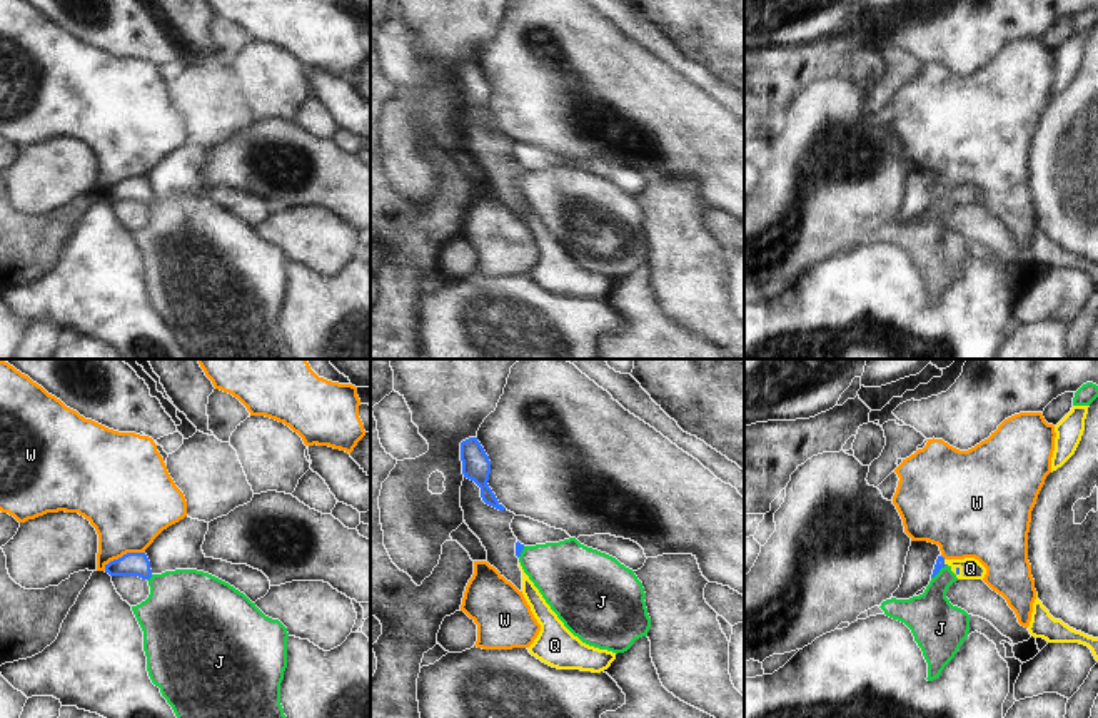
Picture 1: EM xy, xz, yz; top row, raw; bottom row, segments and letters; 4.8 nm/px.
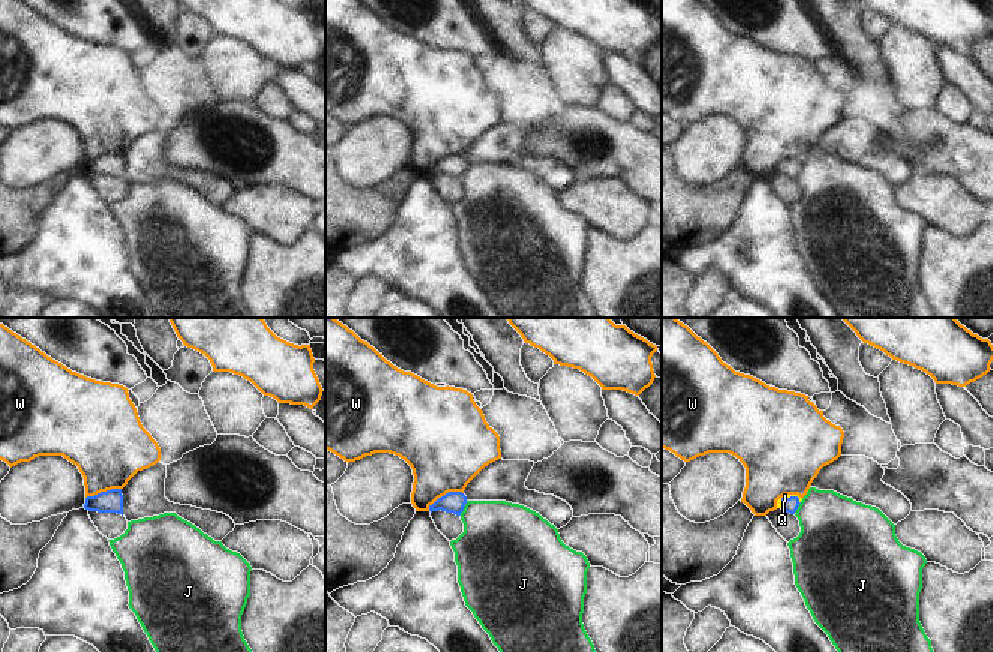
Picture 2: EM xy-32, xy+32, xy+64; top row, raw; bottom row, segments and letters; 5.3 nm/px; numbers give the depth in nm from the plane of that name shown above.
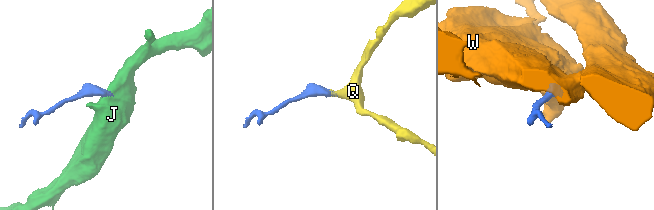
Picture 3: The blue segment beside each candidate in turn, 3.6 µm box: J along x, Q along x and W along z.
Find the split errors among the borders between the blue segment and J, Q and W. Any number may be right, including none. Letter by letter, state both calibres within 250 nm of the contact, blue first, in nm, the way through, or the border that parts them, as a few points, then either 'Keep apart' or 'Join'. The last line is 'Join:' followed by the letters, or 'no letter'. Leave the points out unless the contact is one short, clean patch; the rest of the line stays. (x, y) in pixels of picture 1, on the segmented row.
J: Thickness 110 nm (blue) against 420 nm. Boundary: xy (152, 575), (147, 580). Keep apart
Q: Thickness 20 nm (blue) against 110 nm. Path across: yz (956, 568), (956, 571), (970, 568). Join
W: Thickness 110 nm (blue) against 420 nm. Boundary: xy (144, 551), (127, 551), (114, 558), (104, 570). Keep apart
Join: Q.

